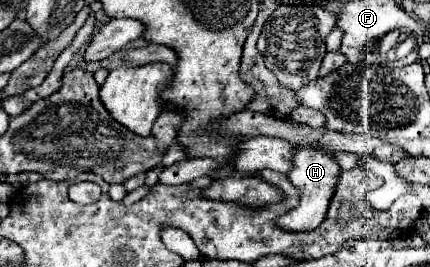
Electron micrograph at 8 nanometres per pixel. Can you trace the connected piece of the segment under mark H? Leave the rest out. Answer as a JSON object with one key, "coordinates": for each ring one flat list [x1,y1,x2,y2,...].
{"coordinates":[[300,148,300,150,296,150,294,168,288,174,288,178,302,192,300,206,294,208,292,212,284,214,278,220,278,226,284,228,284,230,292,230,292,232,306,232,306,230,318,228,324,222,324,216,328,212,328,204,334,196,338,176,340,176,340,166,330,152,322,152,320,148]]}

